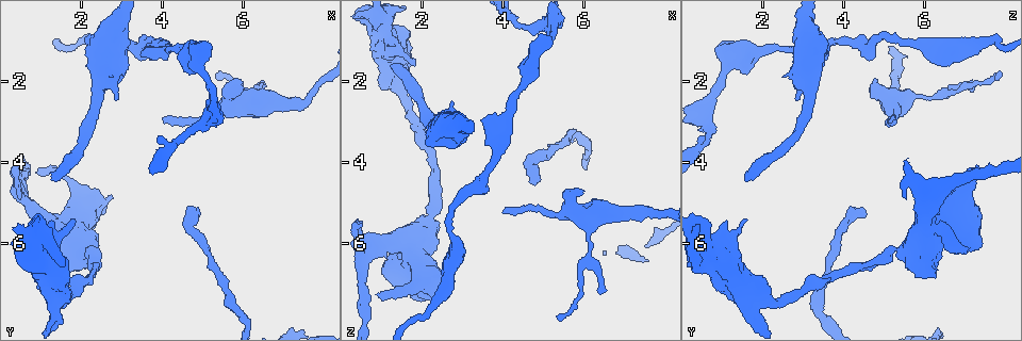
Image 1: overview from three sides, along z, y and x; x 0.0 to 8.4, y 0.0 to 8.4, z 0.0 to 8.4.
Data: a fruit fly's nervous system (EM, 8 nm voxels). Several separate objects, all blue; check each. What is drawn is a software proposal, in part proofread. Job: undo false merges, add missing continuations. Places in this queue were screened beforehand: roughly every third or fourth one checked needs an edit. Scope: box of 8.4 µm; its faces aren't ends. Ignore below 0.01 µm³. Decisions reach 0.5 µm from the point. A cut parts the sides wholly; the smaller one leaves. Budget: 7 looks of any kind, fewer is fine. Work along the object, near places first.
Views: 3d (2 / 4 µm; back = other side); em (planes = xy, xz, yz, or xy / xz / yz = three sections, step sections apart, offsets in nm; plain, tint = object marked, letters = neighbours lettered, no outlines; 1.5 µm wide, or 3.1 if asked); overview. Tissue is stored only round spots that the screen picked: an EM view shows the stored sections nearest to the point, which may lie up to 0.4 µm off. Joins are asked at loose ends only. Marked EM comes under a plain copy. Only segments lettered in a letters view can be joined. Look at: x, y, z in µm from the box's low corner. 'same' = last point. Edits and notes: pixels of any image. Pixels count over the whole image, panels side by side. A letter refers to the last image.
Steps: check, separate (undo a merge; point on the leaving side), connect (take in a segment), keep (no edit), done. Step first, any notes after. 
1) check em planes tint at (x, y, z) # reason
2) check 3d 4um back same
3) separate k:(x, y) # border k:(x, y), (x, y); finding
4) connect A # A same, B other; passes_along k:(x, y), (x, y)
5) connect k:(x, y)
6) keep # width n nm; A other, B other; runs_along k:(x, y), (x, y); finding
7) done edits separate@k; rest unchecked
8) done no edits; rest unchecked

check em yz step 8 letters at (5.30, 1.75, 7.85) # free end

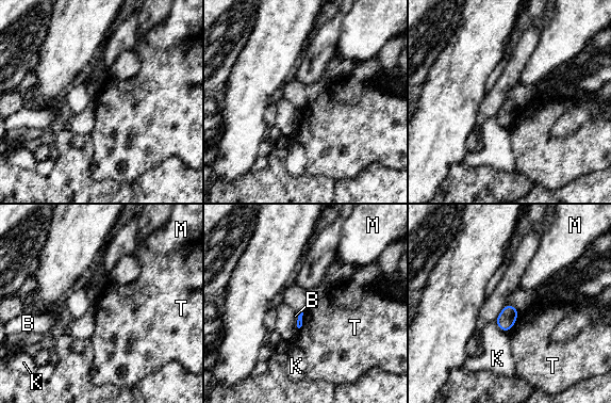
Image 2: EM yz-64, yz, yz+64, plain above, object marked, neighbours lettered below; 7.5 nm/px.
keep # B other, K other, M other, T other; border 2:(303, 312), (299, 328); no lettered segment goes on from it

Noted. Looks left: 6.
check em planes letters at (4.05, 3.05, 5.15) # an open end

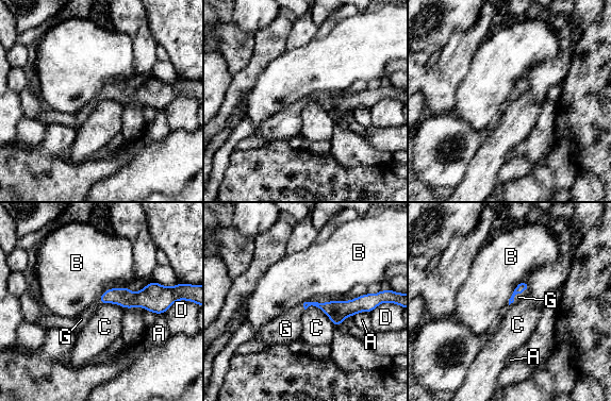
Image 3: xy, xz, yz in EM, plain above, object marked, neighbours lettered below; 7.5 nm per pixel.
connect 3:(518, 297) # A other, B other, C other, D other, G same; passes_along 3:(521, 287), (516, 294), (518, 297); it goes on there

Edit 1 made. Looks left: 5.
check overview

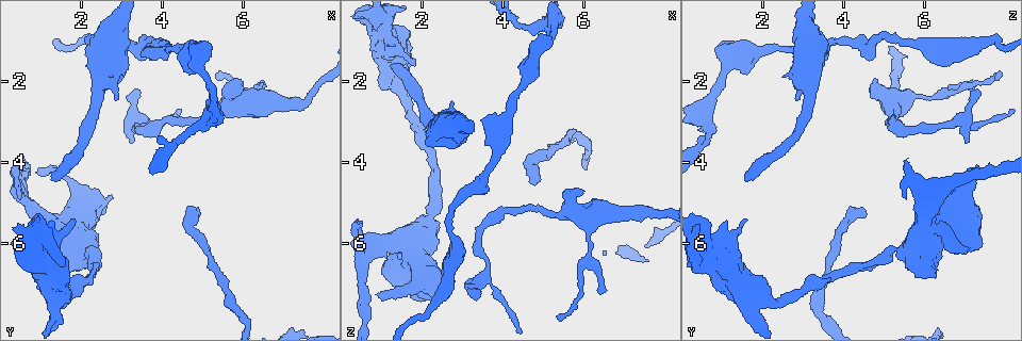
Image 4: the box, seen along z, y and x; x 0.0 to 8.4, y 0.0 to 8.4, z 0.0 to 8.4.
check 3d 2um back at (3.35, 2.25, 7.35) # free end

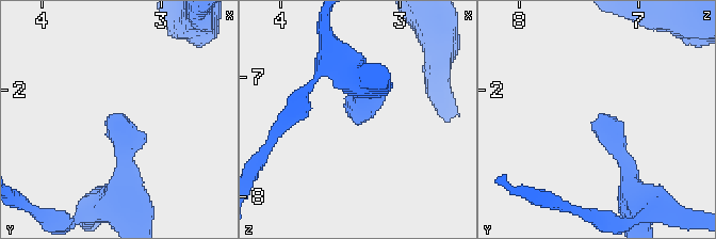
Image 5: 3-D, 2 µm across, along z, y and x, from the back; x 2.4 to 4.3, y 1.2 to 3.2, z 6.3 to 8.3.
check em planes letters at (3.38, 2.28, 7.36)

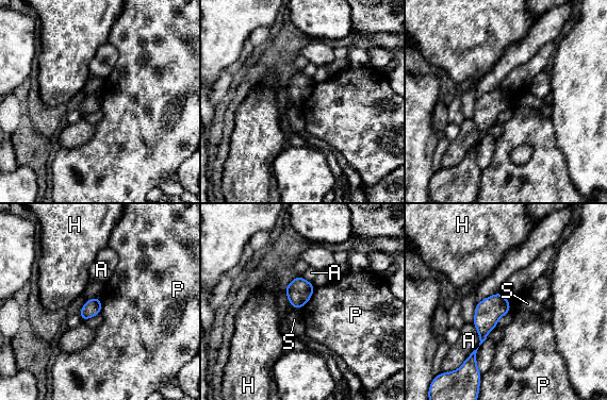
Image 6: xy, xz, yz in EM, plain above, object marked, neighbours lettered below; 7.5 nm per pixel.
keep # width 140 nm; longest_contact A 320 nm; A other, H other, P other, S other; no lettered segment goes on from it

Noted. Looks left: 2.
done edits connect@3; rest unchecked

